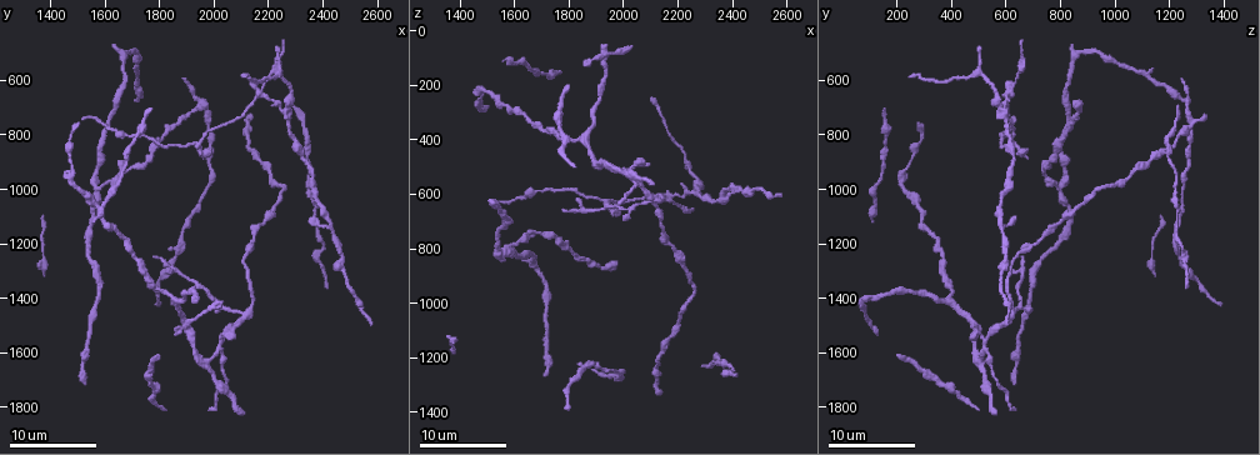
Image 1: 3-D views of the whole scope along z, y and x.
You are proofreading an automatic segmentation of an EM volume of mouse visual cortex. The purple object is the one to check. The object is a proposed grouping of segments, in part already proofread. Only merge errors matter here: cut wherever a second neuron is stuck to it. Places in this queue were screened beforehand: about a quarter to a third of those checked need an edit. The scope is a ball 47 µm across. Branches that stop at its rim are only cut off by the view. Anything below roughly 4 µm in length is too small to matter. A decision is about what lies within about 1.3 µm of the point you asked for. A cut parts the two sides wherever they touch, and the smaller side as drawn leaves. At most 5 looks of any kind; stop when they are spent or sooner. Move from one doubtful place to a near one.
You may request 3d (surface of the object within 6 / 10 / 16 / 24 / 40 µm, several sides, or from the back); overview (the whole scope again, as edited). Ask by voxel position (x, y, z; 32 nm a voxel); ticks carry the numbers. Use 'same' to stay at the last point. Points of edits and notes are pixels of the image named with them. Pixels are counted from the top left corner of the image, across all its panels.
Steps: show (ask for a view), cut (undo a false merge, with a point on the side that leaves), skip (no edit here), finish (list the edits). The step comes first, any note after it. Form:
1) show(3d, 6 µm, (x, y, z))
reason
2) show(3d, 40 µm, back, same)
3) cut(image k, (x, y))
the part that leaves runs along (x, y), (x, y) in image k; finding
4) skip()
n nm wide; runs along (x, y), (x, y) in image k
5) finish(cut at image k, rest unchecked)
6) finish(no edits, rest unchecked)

show(3d, 6 µm, (2100, 1460, 630))
three-way junction

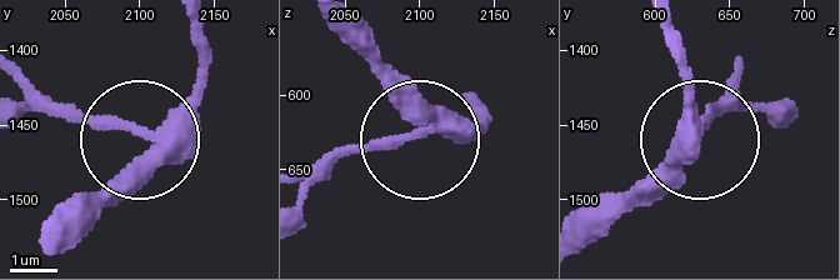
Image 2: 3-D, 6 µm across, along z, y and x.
cut(image 2, (91, 121))
side arm 14 µm; the part that leaves runs along (150, 143), (46, 115), (23, 95) in image 2; two neurons meet here

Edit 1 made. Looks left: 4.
show(overview)

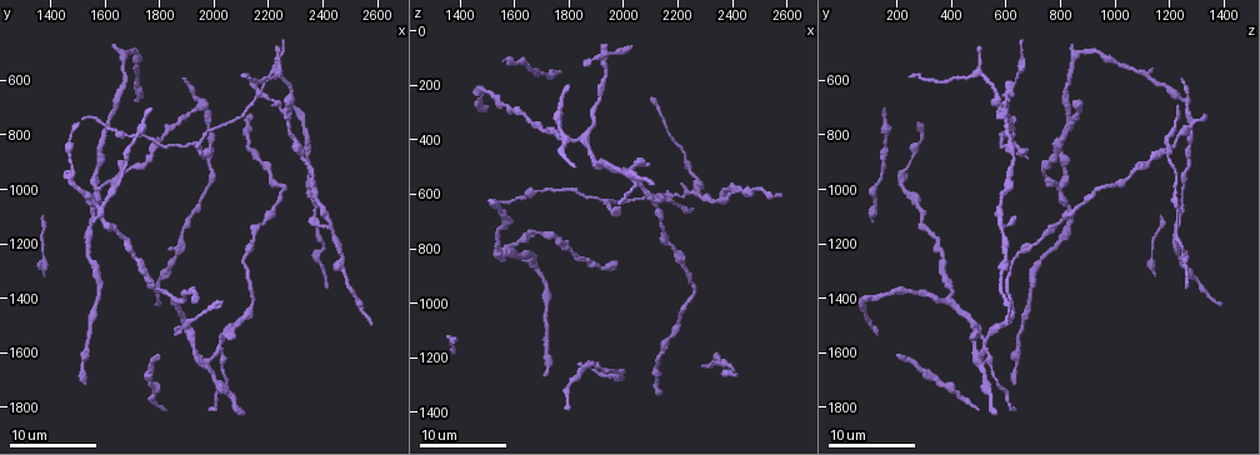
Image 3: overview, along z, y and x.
show(3d, 6 µm, (1570, 1000, 790))
small branch off a trunk

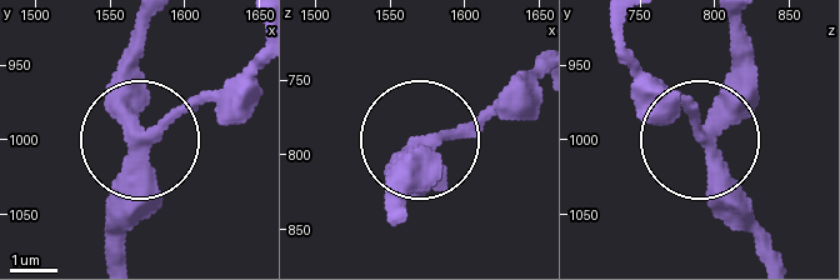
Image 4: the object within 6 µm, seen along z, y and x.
skip()
side arm 19 µm; 3 arms; continuous, no second neuron

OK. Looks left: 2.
show(3d, 16 µm, (2280, 770, 590))
sudden change in width

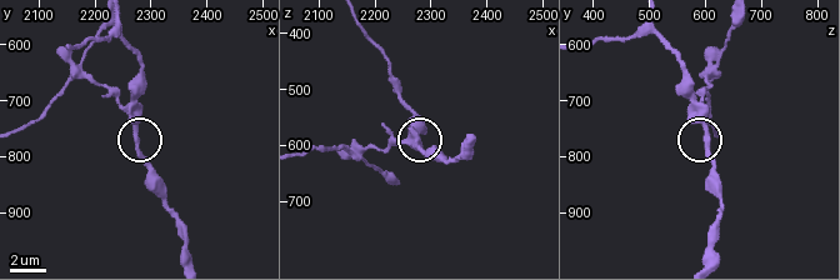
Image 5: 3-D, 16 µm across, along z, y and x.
skip()
260 nm wide; continuous, no second neuron

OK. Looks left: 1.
finish(cut at image 2, rest unchecked)

